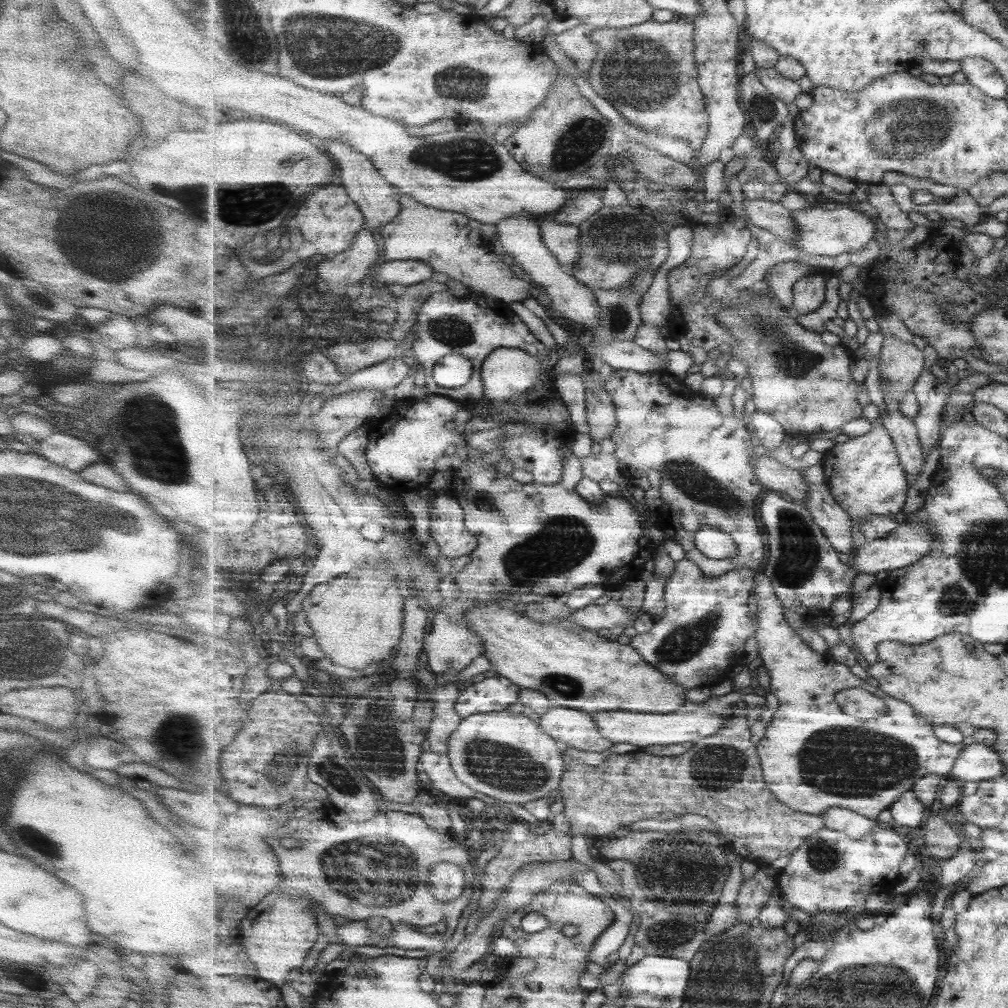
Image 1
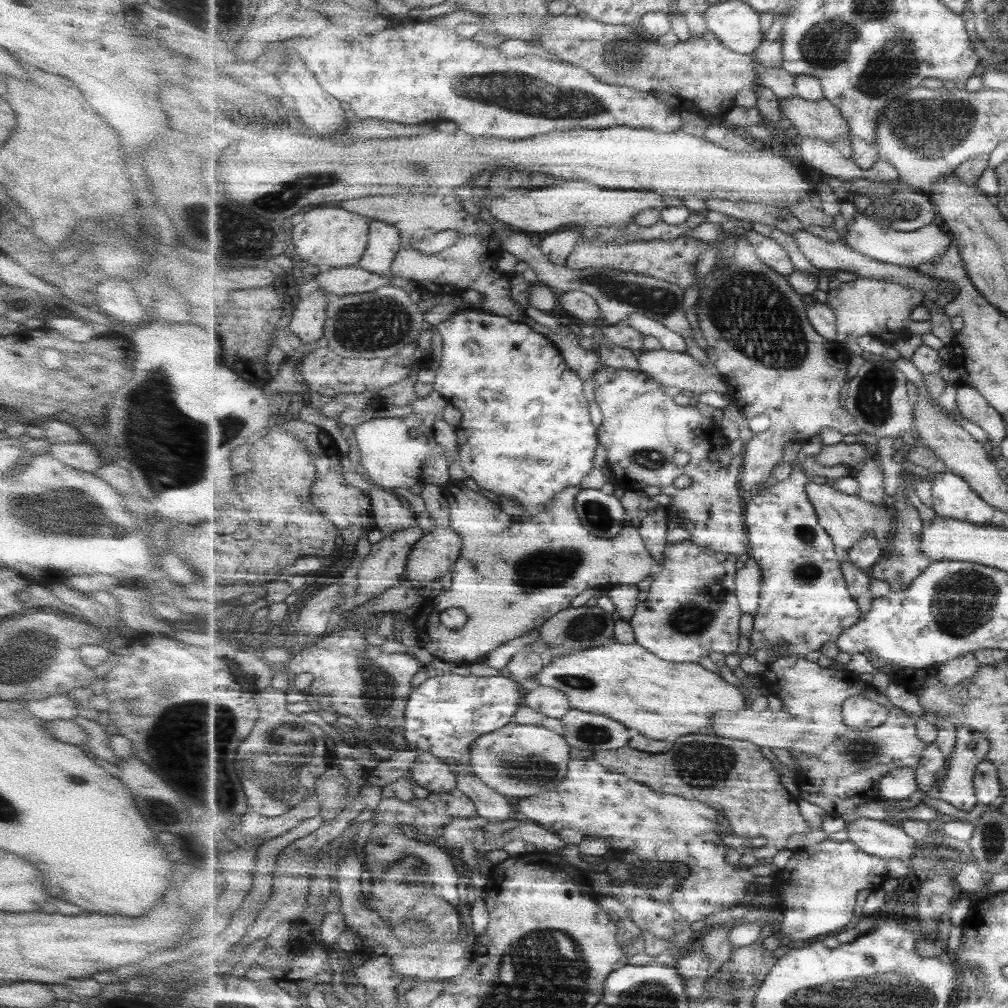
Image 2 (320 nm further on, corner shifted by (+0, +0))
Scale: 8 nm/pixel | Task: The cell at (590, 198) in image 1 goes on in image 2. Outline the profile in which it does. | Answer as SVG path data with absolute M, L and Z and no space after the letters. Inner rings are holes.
M568 229L548 234L541 242L542 252L555 265L565 266L577 242L583 237L583 230Z

